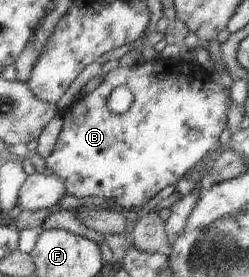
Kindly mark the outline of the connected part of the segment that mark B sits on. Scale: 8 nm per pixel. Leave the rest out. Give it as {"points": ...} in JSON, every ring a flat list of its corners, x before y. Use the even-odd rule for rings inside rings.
{"points":[[164,60,155,62,144,62,142,61,139,65,134,67,117,67,105,77,105,81,90,95,80,97,69,109,61,112,62,117,65,120,64,128,58,137,57,151,48,157,47,164,54,172,52,175,40,175,39,173,31,175,29,181,20,194,20,207,25,210,45,210,54,209,61,201,65,195,76,196,76,197,91,197,99,196,101,198,106,198,107,201,115,201,115,203,122,208,141,208,141,205,147,203,152,198,162,190,167,190,168,188,174,188,176,184,190,171,195,165,198,164,207,153,209,154,219,145,219,138,228,127,228,111,231,106,233,106,233,101,230,99,230,94,228,93,228,88,225,88,222,84,219,84,211,79,211,75,207,69,202,68,196,63,189,63,177,60],[117,87,127,87,131,93,133,93,133,104,129,107,126,113,117,115,109,109,109,99,113,95,113,91]]}

